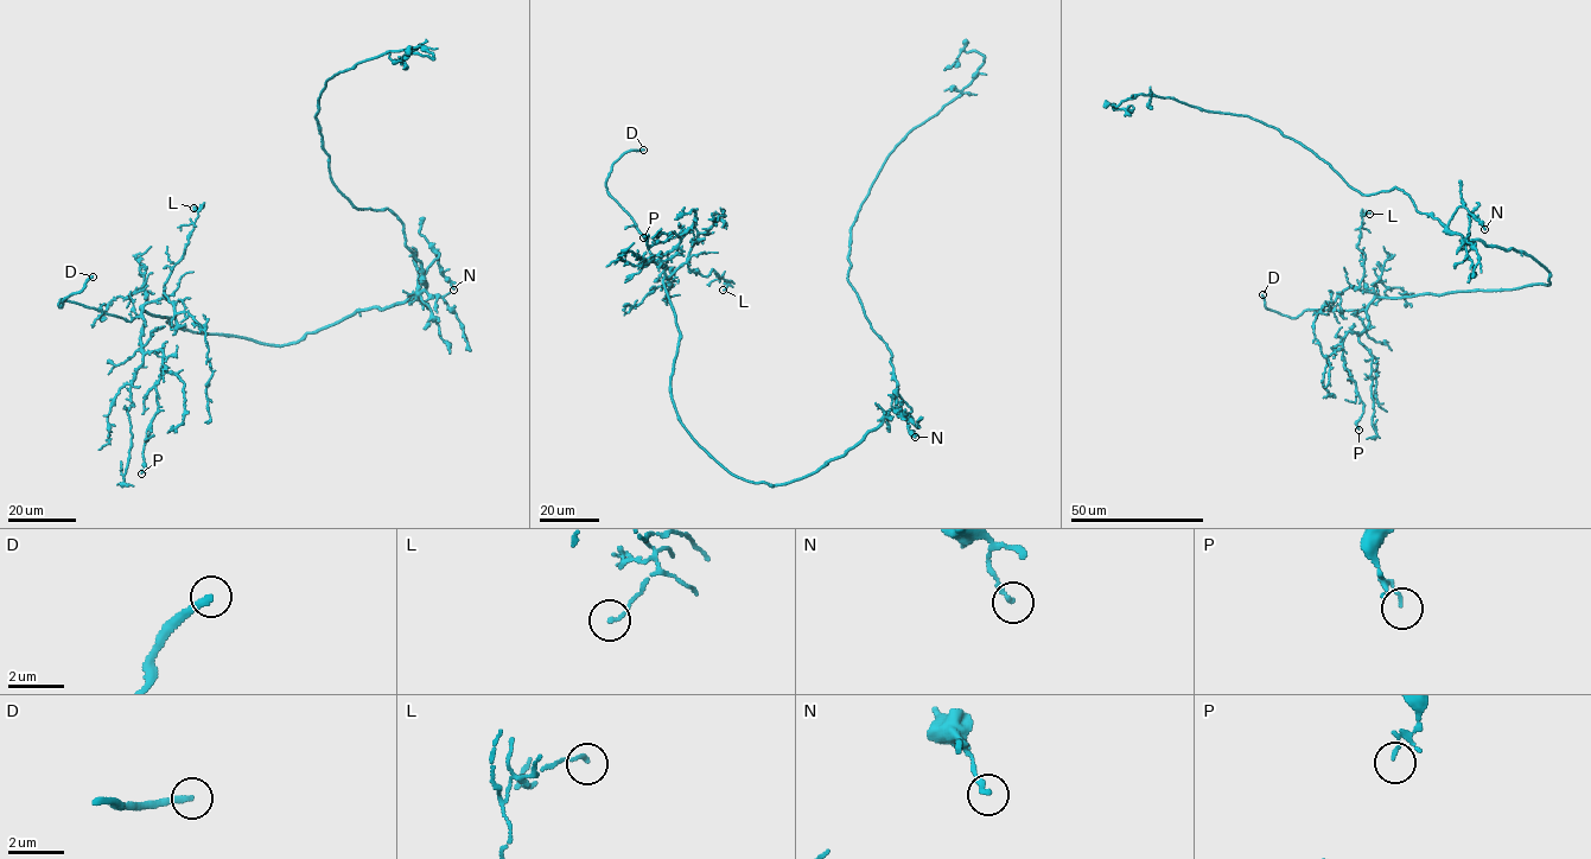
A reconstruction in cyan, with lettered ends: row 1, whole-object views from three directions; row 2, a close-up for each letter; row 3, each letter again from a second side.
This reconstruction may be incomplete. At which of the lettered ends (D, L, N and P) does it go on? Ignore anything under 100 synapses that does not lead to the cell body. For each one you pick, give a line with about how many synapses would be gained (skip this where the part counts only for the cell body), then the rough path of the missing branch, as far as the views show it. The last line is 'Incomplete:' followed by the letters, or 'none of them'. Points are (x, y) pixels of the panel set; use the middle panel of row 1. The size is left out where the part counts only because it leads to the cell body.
D: course (643, 150), (669, 144), (674, 135)
Incomplete: D

